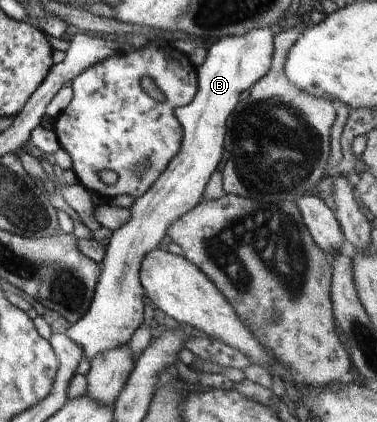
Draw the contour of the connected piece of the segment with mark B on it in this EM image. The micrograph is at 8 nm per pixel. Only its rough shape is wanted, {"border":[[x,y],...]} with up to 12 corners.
{"border":[[271,26],[209,44],[178,107],[179,153],[111,234],[90,308],[89,361],[142,326],[141,264],[199,206],[229,114],[270,70]]}

